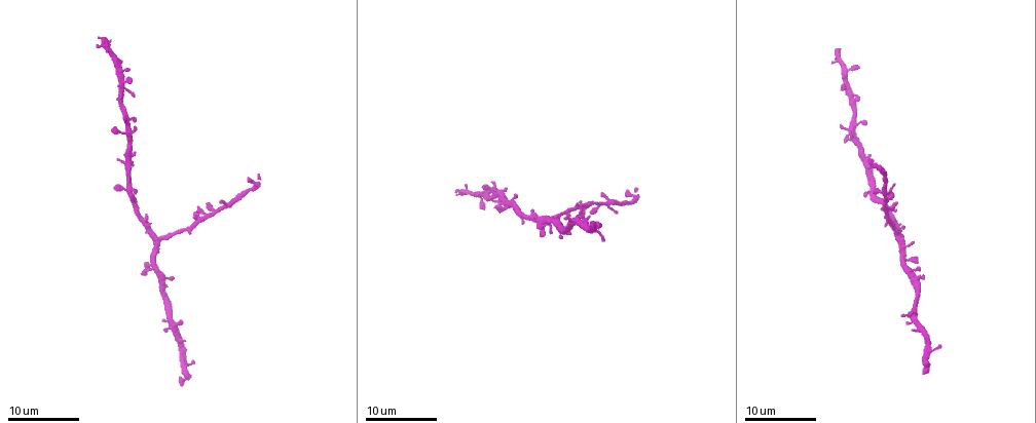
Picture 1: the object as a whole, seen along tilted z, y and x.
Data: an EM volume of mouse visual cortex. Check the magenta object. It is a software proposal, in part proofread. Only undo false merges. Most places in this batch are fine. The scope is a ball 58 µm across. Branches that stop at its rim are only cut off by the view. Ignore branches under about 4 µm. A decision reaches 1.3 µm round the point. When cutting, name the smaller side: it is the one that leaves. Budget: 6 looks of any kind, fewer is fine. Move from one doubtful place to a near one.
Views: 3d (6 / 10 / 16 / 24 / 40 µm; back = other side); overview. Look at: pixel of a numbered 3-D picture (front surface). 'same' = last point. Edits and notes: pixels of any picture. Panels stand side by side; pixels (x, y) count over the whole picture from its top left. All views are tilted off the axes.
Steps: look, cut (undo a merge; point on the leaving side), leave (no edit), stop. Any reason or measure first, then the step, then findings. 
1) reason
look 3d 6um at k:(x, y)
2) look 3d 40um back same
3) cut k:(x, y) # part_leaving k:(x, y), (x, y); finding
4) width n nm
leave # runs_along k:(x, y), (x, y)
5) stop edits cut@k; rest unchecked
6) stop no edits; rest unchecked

a narrow waist
look 3d 10um at 1:(884, 205)

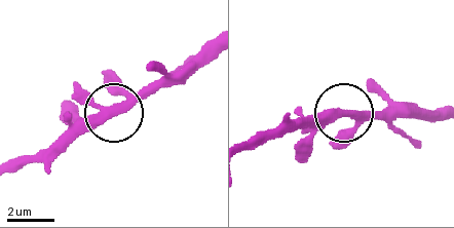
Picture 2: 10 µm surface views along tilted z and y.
width 300 nm
leave # runs_along 2:(250, 148), (322, 118), (383, 120); all the same cell

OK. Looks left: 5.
look 3d 6um at 1:(137, 211)

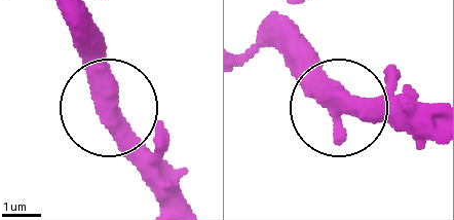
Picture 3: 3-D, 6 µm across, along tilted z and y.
from behind
look 3d 6um back at 3:(104, 115)

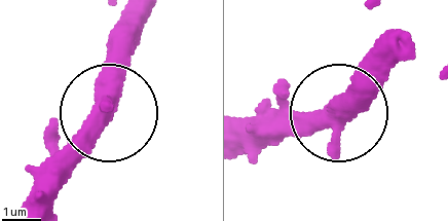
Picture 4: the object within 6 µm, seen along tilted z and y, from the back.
side_arm 29 um
leave # runs_along 4:(329, 111), (261, 112); all the same cell

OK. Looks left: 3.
look 3d 10um at 1:(162, 237)

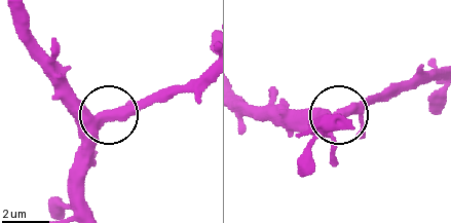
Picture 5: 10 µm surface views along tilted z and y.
width 480 nm
leave # runs_along 5:(29, 30), (35, 51), (91, 111), (133, 113), (157, 101); continuous, no second cell

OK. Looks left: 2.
stop no edits; rest unchecked

